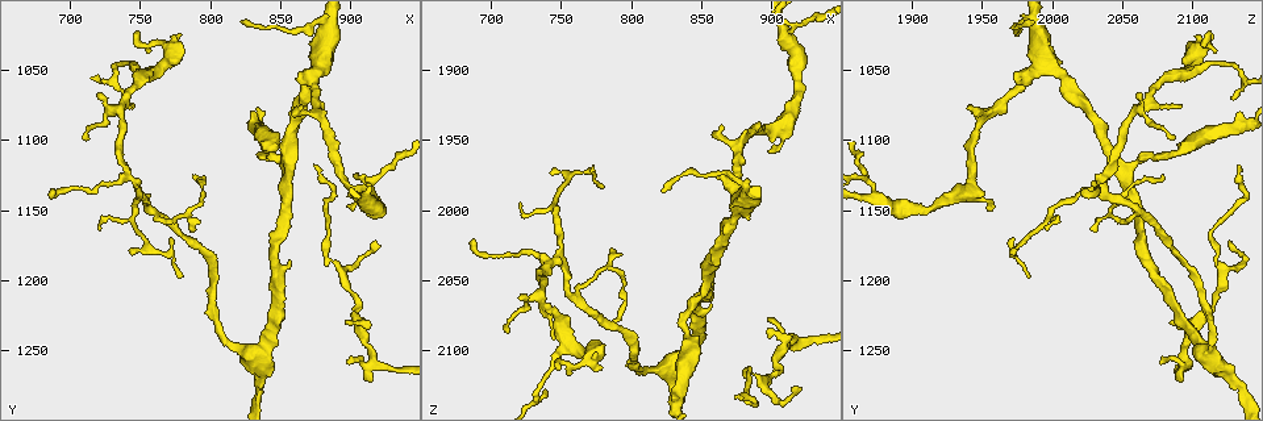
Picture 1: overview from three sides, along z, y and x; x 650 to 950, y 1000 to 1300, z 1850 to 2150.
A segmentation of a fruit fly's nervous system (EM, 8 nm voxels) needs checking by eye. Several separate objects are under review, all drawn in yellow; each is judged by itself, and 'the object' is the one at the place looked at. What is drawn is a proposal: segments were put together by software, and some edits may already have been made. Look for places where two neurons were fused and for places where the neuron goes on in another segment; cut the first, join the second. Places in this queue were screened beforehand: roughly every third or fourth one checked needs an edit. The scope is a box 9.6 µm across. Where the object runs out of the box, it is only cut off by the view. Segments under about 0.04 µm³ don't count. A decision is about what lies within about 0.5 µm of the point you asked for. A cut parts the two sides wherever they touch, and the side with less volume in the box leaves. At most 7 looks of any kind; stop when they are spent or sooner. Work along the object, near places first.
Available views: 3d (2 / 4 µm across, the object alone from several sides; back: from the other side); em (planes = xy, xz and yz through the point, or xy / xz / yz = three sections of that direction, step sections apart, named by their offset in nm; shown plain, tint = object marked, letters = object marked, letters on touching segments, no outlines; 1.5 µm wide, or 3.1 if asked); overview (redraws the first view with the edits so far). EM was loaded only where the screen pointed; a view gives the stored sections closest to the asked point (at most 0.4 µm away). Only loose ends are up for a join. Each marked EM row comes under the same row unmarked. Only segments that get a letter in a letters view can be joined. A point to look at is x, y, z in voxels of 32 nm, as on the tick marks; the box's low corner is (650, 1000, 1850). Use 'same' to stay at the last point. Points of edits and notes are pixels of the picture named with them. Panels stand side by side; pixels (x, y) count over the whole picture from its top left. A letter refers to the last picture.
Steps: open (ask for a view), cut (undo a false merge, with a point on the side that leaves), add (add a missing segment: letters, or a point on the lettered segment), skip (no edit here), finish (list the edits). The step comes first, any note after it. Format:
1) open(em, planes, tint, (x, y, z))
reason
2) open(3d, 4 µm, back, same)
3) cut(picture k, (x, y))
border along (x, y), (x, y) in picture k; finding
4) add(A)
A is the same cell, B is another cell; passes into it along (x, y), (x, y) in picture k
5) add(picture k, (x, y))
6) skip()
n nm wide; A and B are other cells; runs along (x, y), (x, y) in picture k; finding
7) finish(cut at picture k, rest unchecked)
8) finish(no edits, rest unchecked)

open(3d, 2 µm, back, (896, 1258, 2080))
an open end

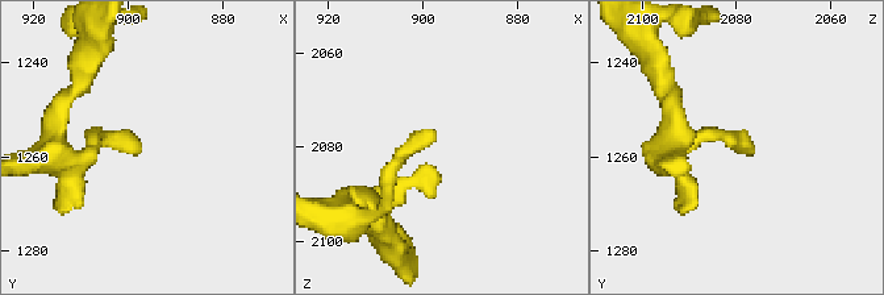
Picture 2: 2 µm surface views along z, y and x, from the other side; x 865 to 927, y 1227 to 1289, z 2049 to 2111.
open(em, planes, letters, (897, 1259, 2077))
shape alone is not enough

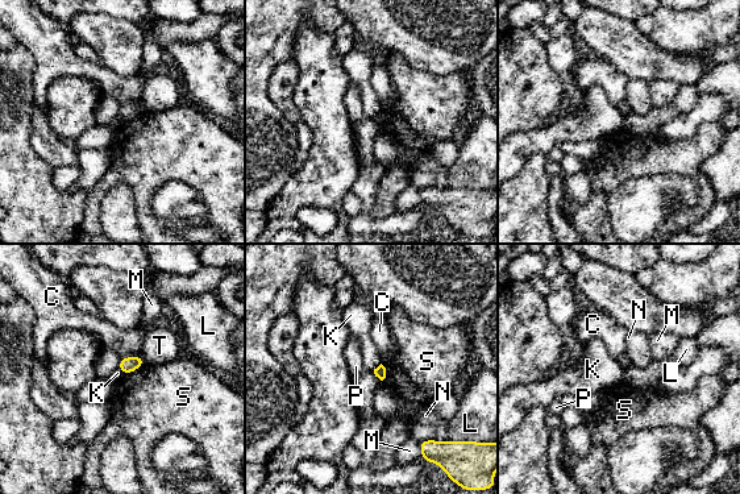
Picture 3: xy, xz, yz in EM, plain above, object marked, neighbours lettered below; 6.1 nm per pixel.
skip()
C, K, L, M, N, P, S and T are other cells; border along (381, 364), (373, 369) in picture 3; no lettered segment goes on from it

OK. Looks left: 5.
open(3d, 4 µm, (748, 1138, 2038))

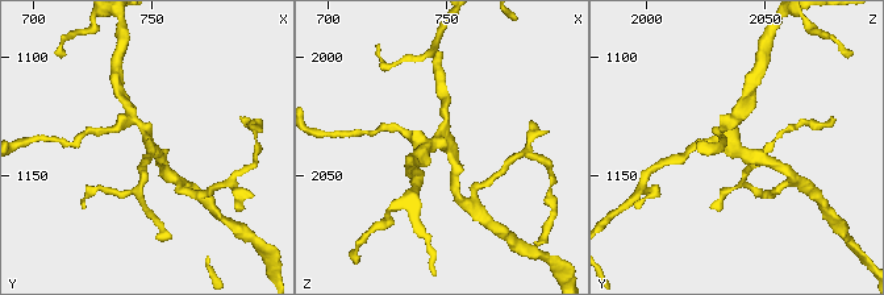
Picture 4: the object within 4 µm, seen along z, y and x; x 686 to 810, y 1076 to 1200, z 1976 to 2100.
open(em, xz, step 8, tint, (749, 1137, 2036))

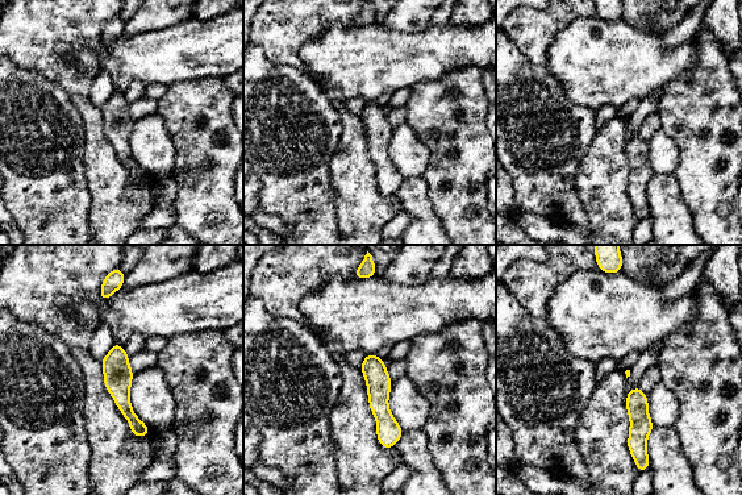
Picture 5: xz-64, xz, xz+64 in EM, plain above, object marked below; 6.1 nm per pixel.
open(em, planes, letters, same)

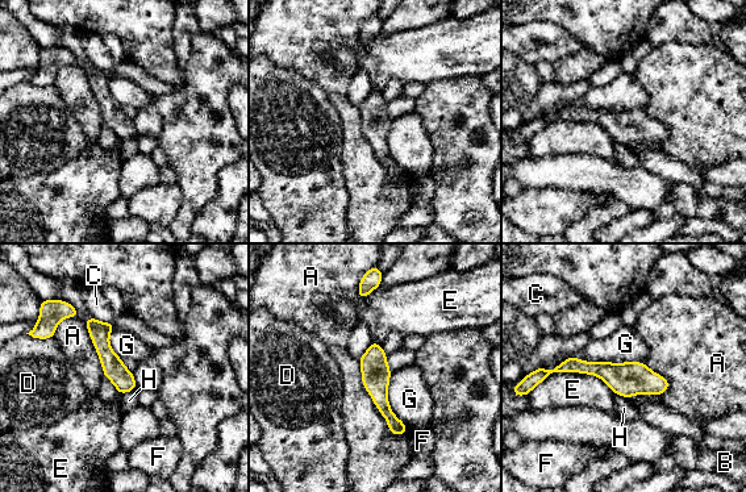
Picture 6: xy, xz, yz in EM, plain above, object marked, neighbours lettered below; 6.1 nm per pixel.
skip()
A, B, C, D, E, F, G and H are other cells; border along (357, 359), (387, 429), (405, 434) in picture 6; one neuron here

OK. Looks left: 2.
finish(no edits, rest unchecked)

